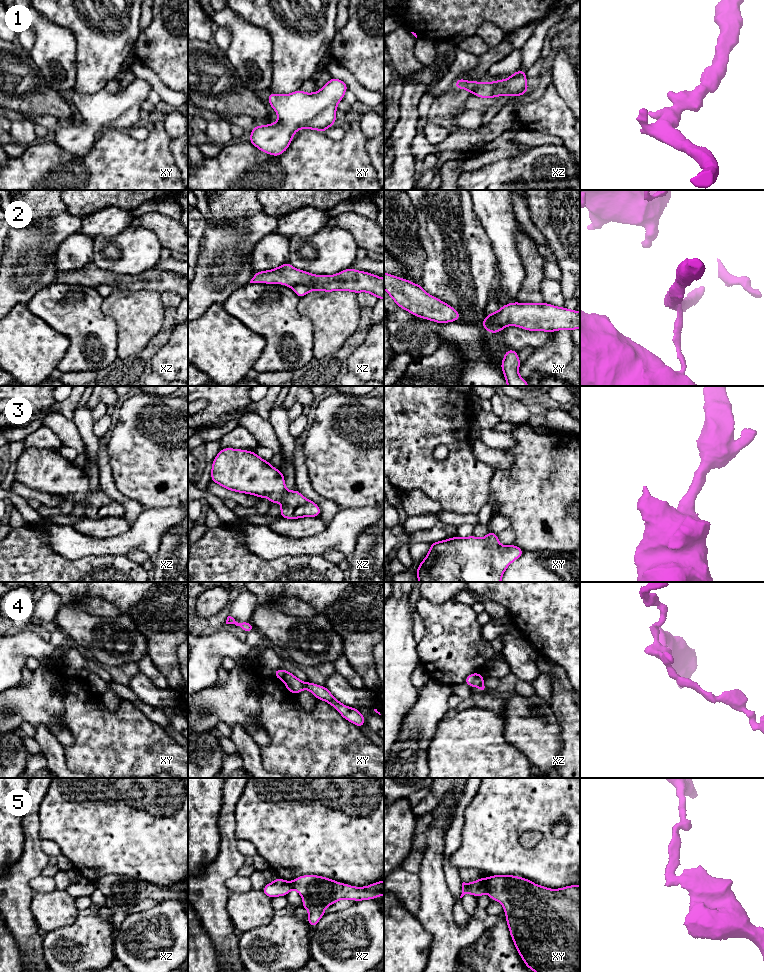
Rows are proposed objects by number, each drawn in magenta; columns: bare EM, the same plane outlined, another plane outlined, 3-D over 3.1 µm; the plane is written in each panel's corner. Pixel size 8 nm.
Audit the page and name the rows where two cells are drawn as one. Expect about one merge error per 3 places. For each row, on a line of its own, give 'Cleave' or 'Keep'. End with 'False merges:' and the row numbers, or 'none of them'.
1: Keep
2: Cleave
3: Keep
4: Cleave
5: Cleave
False merges: 2, 4, 5

